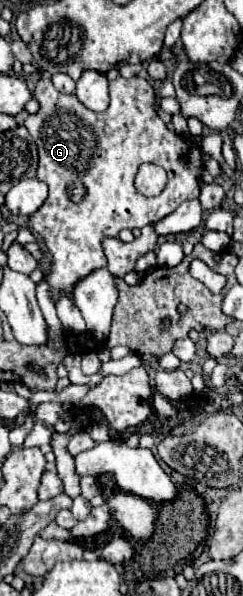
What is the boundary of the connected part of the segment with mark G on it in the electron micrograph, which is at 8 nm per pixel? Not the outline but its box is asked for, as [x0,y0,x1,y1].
[25,76,205,302]

